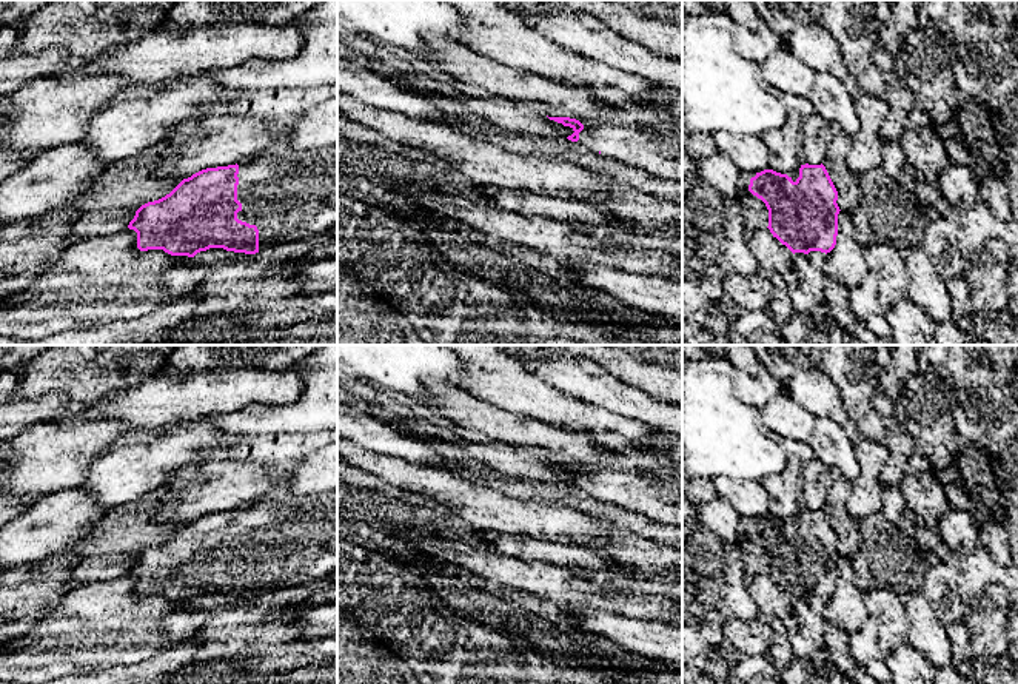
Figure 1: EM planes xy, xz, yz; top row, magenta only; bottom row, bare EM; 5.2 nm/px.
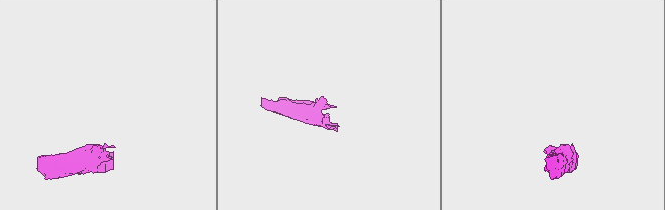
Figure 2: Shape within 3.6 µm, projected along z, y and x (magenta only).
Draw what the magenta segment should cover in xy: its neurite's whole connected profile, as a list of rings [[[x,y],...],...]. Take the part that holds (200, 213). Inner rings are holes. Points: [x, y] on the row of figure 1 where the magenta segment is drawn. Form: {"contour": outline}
{"contour": [[[337,151],[290,154],[268,153],[254,160],[206,168],[183,179],[165,197],[142,205],[128,228],[137,233],[140,251],[163,250],[171,256],[194,257],[209,248],[256,254],[270,245],[323,233],[337,225]]]}

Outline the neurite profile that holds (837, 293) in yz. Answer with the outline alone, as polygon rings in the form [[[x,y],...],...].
[[[827,279],[824,296],[829,308],[829,324],[836,324],[849,336],[853,336],[859,320],[849,308],[849,290],[842,283]]]

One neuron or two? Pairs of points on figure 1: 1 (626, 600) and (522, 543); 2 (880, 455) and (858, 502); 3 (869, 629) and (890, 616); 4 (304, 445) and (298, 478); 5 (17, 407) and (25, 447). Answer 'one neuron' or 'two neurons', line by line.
1: two neurons
2: one neuron
3: two neurons
4: two neurons
5: two neurons

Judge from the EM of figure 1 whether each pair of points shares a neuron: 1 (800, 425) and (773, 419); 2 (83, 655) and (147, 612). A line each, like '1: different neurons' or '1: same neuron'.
1: same neuron
2: same neuron

